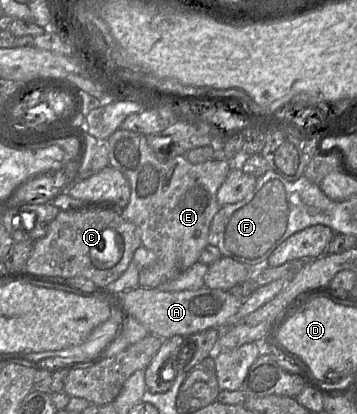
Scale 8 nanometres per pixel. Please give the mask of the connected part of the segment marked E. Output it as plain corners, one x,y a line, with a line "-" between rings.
120,128
108,137
107,152
109,165
122,172
130,184
130,200
120,211
121,216
139,227
142,245
157,256
154,265
140,268
139,286
162,287
167,281
199,261
202,251
209,245
210,225
221,207
217,200
217,193
232,170
234,162
225,158
216,158
193,164
185,156
160,161
149,147
145,135

